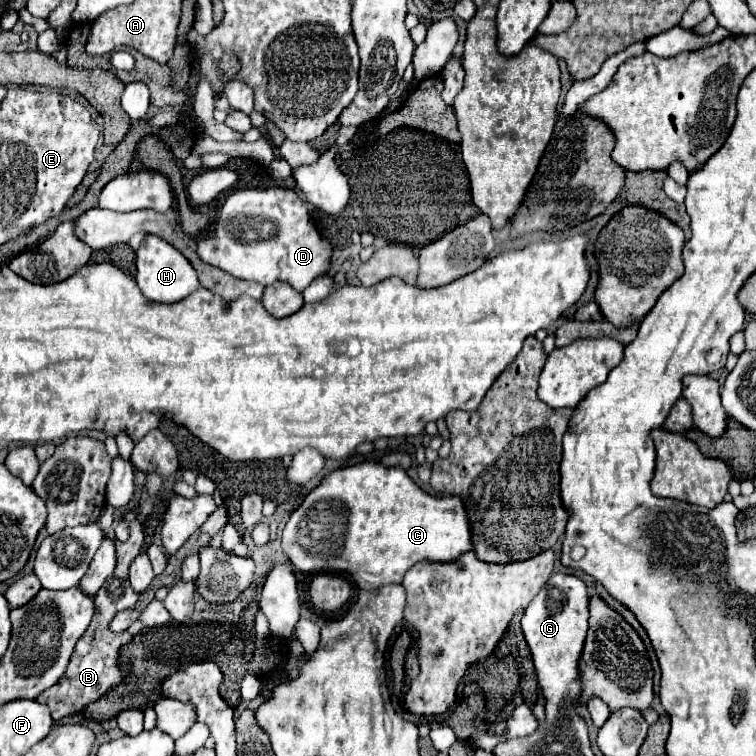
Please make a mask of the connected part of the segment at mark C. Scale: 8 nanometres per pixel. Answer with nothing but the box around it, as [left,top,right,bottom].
[282,461,472,591]

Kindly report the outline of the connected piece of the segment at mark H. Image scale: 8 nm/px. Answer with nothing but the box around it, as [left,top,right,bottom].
[136,235,200,303]

